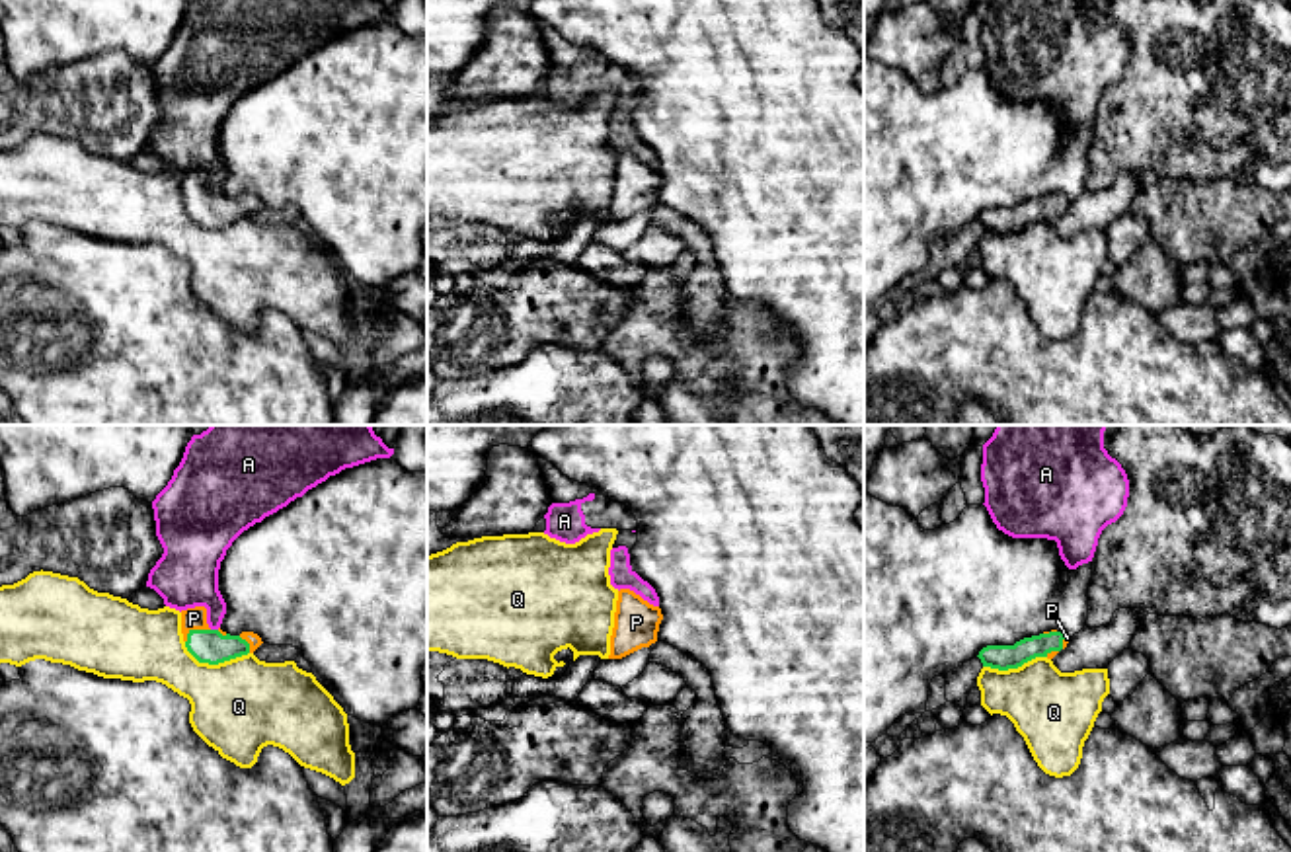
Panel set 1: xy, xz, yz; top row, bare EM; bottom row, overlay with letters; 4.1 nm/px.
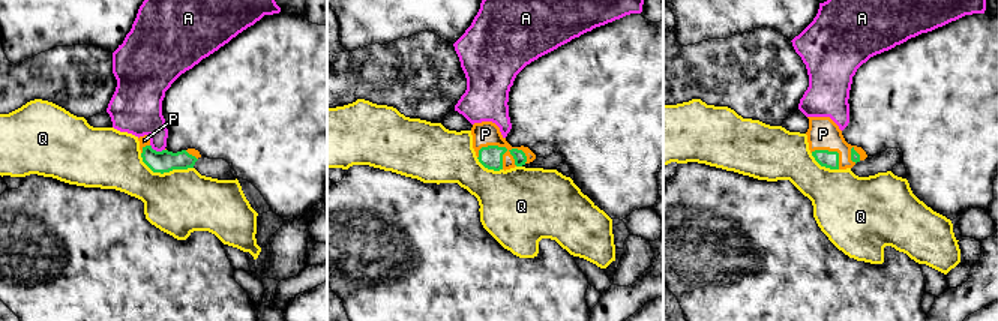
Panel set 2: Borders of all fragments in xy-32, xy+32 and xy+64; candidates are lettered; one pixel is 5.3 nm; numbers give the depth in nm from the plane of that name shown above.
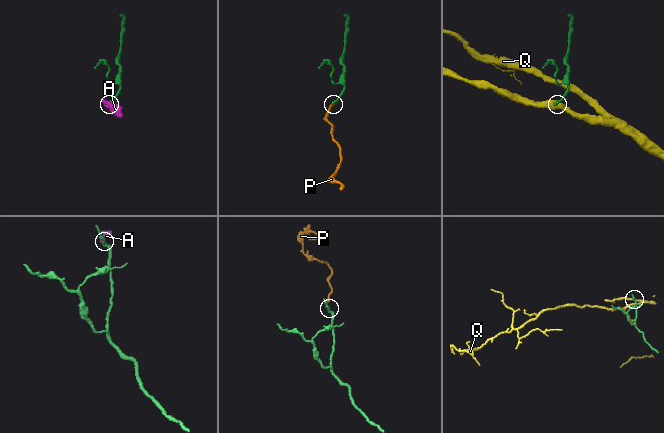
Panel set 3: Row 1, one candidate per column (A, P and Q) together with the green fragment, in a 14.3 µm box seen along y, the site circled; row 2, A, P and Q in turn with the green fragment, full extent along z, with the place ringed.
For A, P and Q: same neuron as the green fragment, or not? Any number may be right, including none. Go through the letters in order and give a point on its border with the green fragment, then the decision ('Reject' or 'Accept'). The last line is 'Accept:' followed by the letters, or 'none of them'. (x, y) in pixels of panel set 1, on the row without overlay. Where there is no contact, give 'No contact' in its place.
A: Touches green at xy (215, 193). Reject
P: Touches green at xy (194, 193). Accept
Q: Touches green at xy (215, 227). Reject
Accept: P

